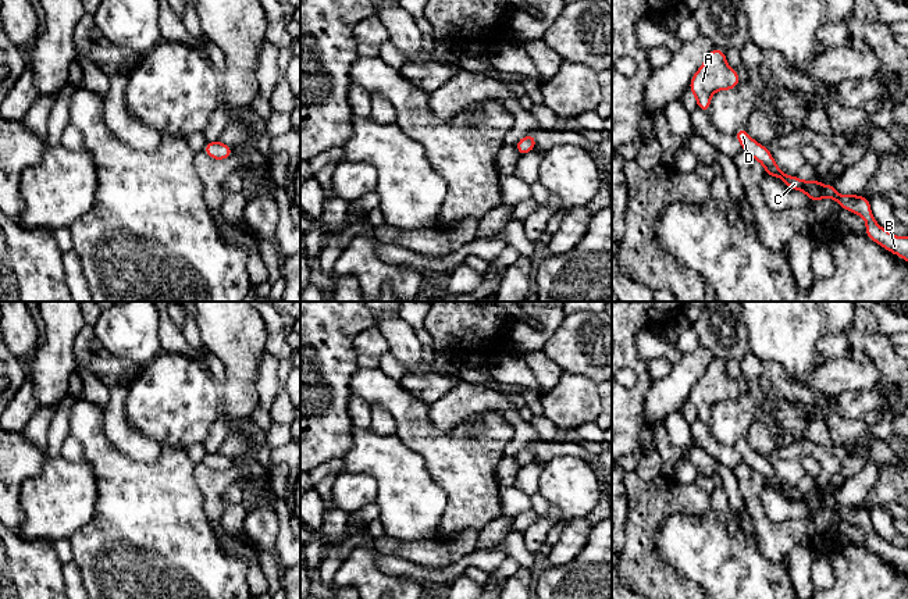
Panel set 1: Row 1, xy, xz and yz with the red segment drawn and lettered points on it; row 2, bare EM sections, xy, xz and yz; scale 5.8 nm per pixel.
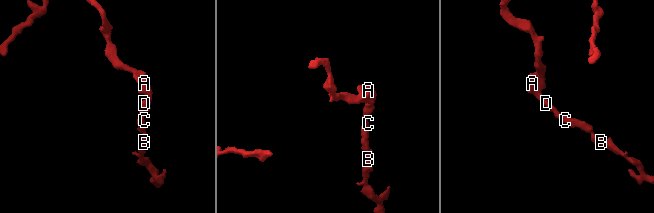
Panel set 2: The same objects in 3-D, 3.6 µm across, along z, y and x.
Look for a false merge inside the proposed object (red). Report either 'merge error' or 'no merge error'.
no merge error

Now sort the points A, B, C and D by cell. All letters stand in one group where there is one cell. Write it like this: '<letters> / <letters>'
A B C D

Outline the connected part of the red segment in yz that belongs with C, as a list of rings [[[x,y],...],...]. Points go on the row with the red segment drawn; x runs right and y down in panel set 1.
[[[738,128],[734,132],[734,138],[740,142],[743,150],[748,156],[763,165],[768,178],[780,178],[784,186],[805,193],[812,203],[816,203],[820,199],[836,200],[841,210],[848,210],[865,220],[865,233],[870,240],[876,242],[887,252],[902,257],[908,263],[908,236],[900,238],[893,235],[891,231],[882,228],[872,214],[869,199],[861,195],[843,196],[837,192],[834,185],[823,185],[818,178],[802,181],[797,175],[787,177],[786,172],[777,167],[769,149],[754,140],[745,128]]]

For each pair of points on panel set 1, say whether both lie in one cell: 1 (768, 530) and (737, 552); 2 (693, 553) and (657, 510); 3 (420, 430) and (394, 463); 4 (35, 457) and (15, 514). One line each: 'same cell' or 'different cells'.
1: different cells
2: different cells
3: different cells
4: same cell

